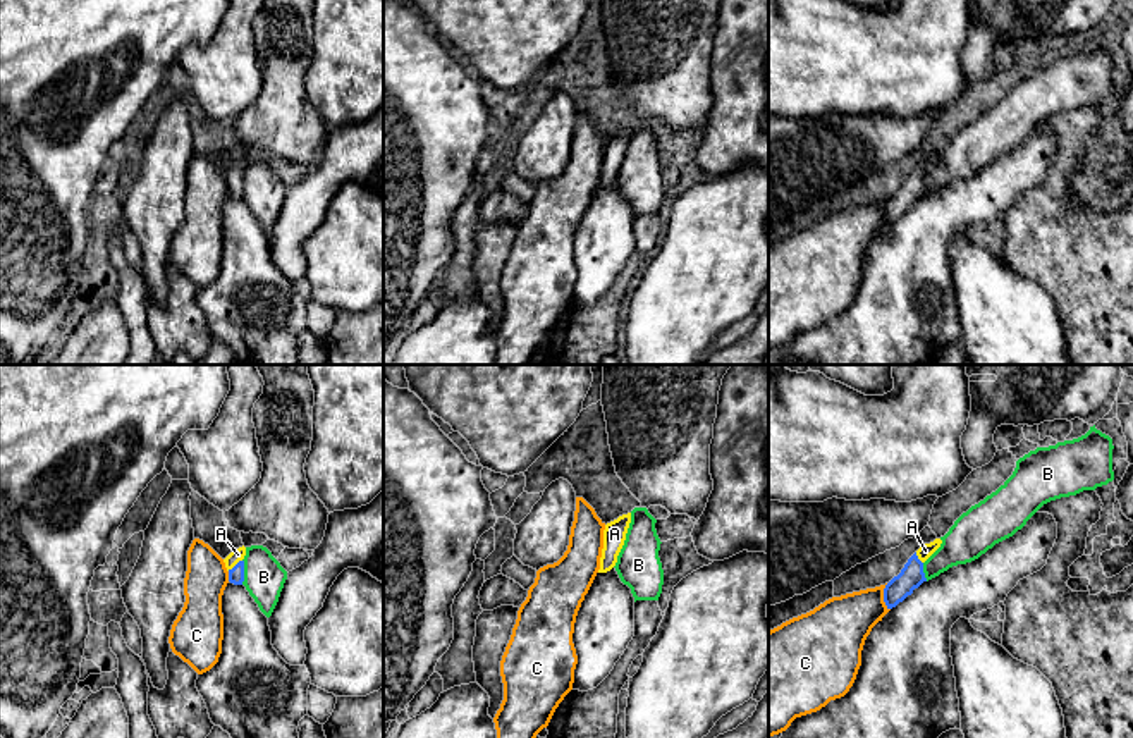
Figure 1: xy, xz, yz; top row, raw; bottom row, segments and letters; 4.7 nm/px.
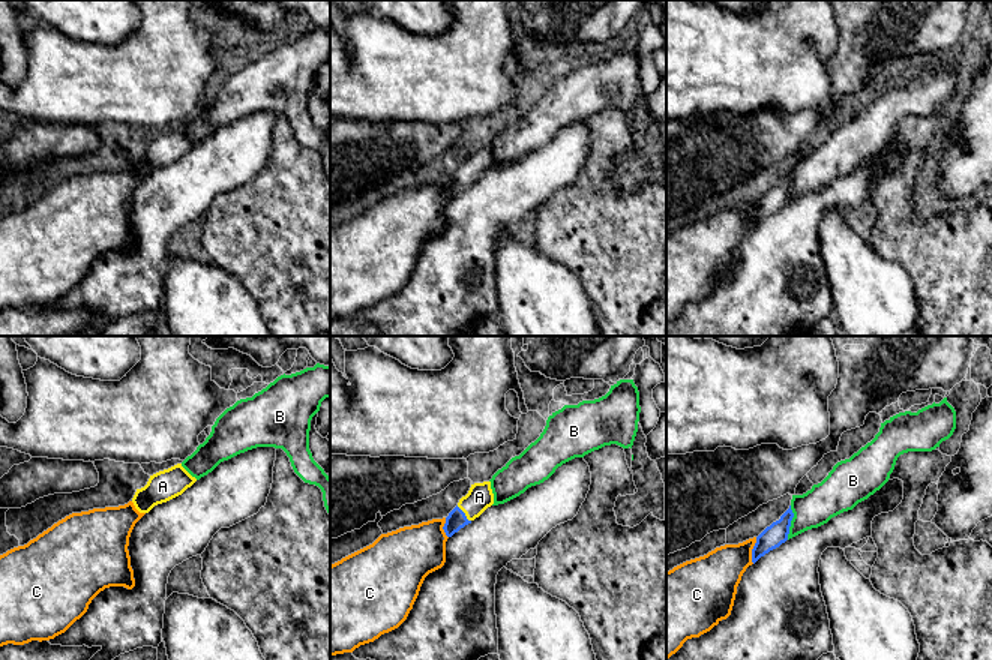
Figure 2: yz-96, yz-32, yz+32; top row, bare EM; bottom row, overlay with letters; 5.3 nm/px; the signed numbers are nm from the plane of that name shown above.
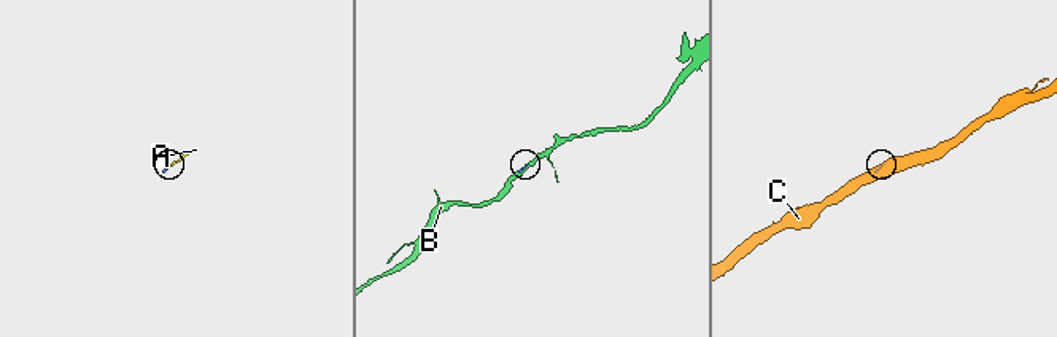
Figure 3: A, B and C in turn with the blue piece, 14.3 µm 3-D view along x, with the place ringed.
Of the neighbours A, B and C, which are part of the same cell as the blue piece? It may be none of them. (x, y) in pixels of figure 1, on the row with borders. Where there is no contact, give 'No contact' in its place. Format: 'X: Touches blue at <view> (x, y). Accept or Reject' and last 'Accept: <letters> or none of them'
A: Touches blue at xy (236, 565). Accept
B: Touches blue at xy (243, 571). Reject
C: Touches blue at yz (884, 597). Reject
Accept: A

